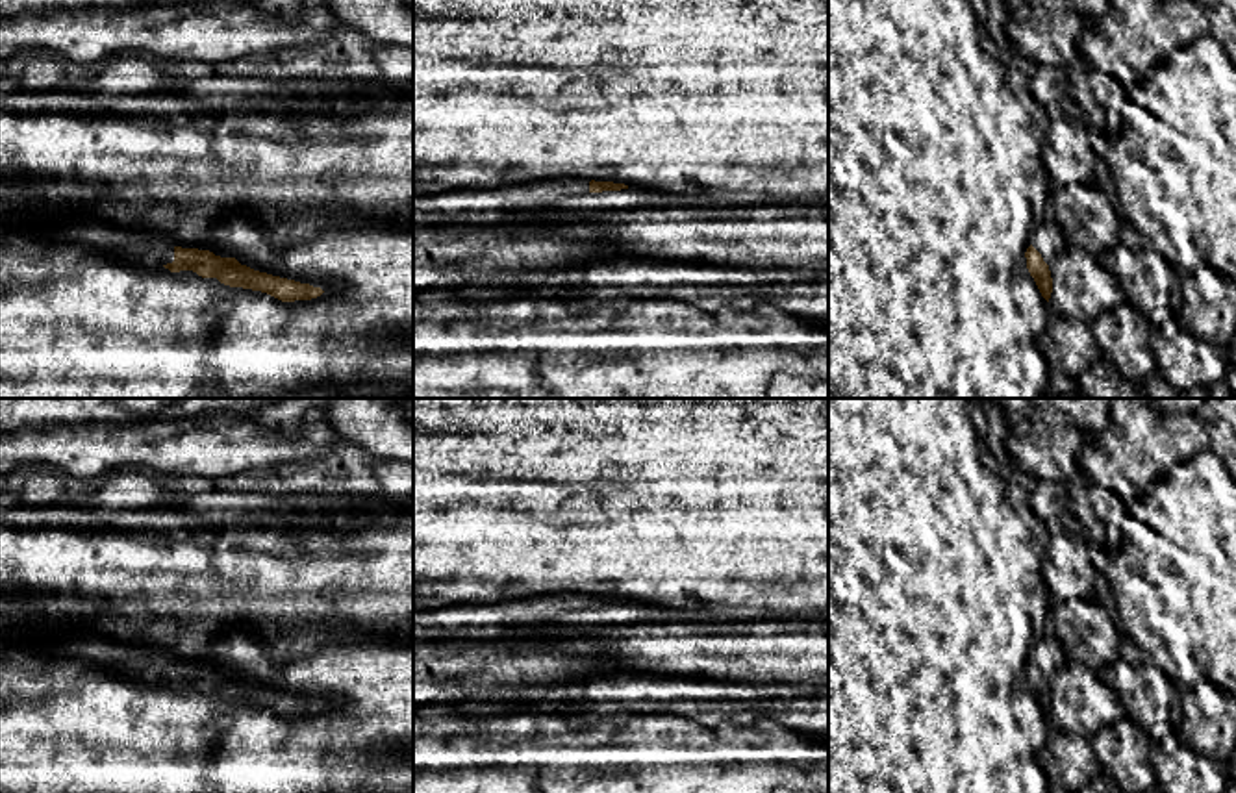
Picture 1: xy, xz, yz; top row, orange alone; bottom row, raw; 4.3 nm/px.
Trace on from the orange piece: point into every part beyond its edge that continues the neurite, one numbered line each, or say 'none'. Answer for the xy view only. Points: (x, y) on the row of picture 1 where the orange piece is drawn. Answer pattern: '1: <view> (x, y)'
1: xy (139, 249)

